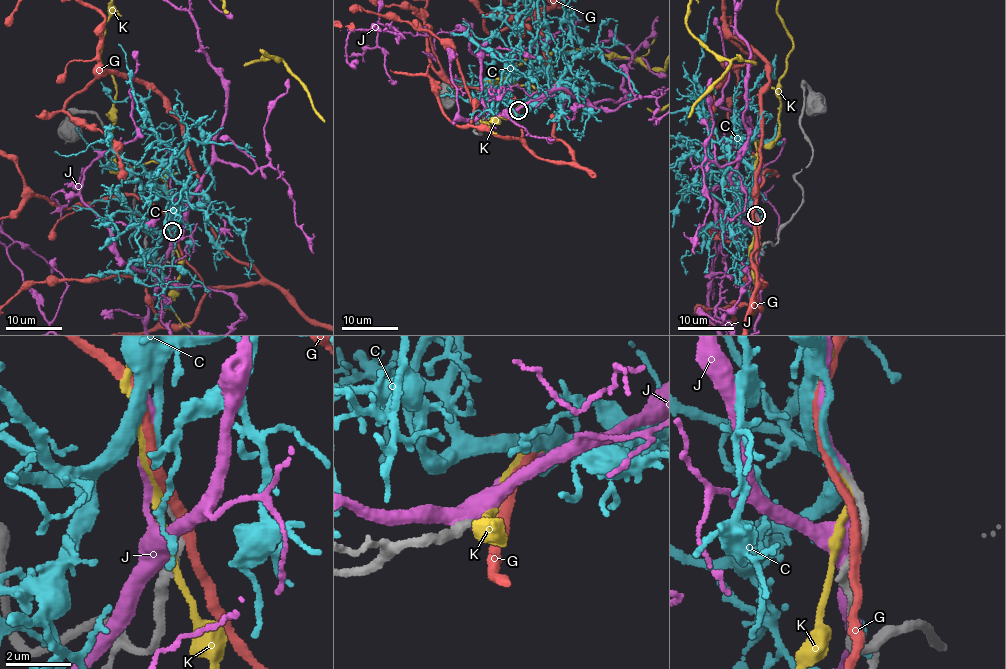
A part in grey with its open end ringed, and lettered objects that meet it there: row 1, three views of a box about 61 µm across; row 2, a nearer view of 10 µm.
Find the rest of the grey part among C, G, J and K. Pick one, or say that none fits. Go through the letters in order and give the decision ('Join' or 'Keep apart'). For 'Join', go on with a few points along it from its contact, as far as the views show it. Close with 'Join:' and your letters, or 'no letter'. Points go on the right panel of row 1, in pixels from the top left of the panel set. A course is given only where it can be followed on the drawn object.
C: Join
G: Keep apart
J: Keep apart
K: Keep apart
Join: C

